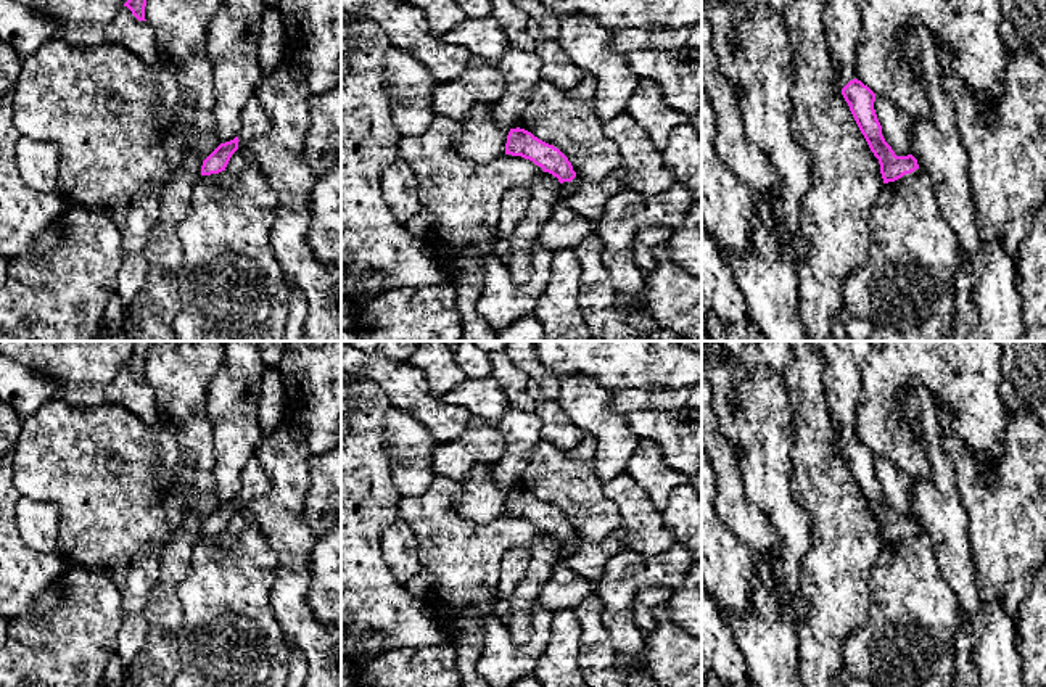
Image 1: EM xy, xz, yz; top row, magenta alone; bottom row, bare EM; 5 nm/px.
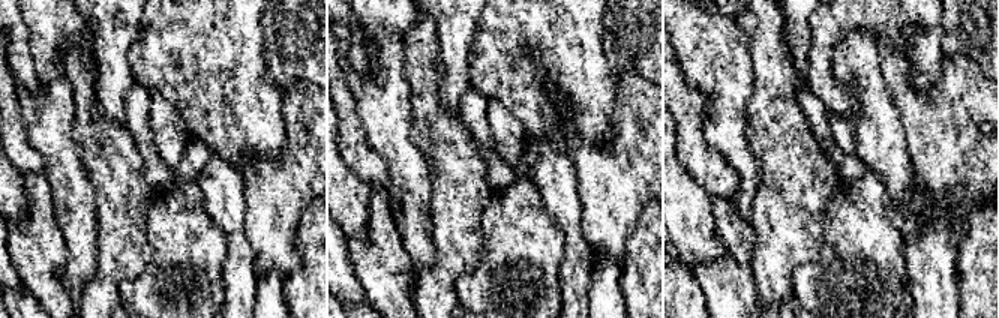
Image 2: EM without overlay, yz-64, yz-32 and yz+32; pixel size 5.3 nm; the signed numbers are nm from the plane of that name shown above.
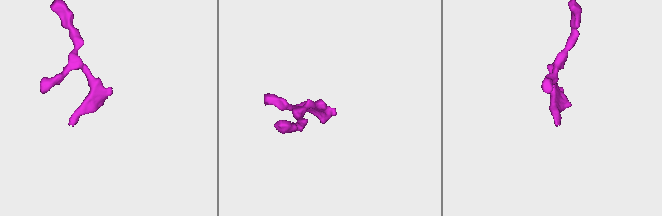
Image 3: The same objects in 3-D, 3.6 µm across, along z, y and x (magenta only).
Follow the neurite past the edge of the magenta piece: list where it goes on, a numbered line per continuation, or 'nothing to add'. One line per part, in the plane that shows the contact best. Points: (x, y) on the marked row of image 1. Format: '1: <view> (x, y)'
1: xy (253, 118)

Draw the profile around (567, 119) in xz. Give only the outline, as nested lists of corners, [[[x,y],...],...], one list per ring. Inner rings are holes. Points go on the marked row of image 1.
[[[589,74],[570,90],[541,79],[529,92],[518,125],[558,148],[576,175],[591,183],[602,182],[621,164],[618,146],[605,137],[595,111],[595,88]]]

